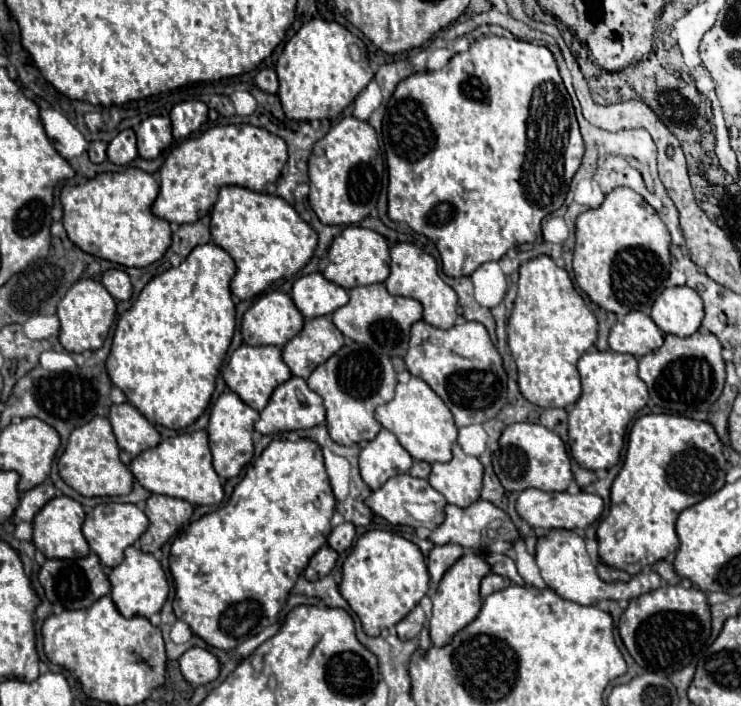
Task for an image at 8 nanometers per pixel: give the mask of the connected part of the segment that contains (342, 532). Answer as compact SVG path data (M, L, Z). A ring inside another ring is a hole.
M345 522L337 528L333 528L333 532L327 538L327 546L331 546L335 552L341 554L351 548L353 540L355 540L355 526L351 522Z

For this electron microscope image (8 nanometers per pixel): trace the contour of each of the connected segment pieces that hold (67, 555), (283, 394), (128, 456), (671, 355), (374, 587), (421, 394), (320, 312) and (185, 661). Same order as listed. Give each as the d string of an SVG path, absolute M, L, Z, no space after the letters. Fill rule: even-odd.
M57 496L49 500L41 512L33 520L33 544L37 550L41 550L47 558L61 558L61 560L71 560L71 558L83 558L89 554L89 544L81 532L85 520L83 506L69 498L69 496Z
M293 376L291 380L283 382L271 396L269 404L261 412L259 420L255 422L255 430L261 434L275 434L275 432L287 432L287 430L301 430L301 428L313 428L317 424L323 424L323 398L309 390L307 382L303 378Z
M131 402L113 404L109 412L109 422L121 448L121 460L127 466L137 454L157 446L161 440L155 426Z
M697 330L687 338L667 334L659 350L639 358L639 378L647 384L651 400L665 412L693 416L695 412L709 410L723 392L725 360L721 352L721 342L707 330Z
M387 530L365 532L343 564L343 598L359 616L365 634L379 636L381 630L399 624L427 594L429 574L417 544Z
M411 376L409 382L397 384L397 394L391 402L379 406L375 410L375 418L383 428L393 432L399 444L415 458L433 462L449 462L451 460L451 446L457 440L457 426L445 402L417 376Z
M321 272L301 276L291 290L291 298L305 318L329 316L349 302L347 290L329 282Z
M199 646L189 648L179 658L179 664L181 664L181 672L183 672L185 680L191 682L193 686L207 684L207 682L215 680L221 670L221 662L217 660L217 656L205 648L199 648Z

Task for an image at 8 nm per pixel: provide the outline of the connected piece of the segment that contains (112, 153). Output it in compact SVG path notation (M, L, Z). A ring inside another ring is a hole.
M123 130L119 132L107 146L107 158L113 164L127 166L137 156L137 144L135 144L135 132Z

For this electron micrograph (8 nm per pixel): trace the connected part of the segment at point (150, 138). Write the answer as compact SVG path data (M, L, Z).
M149 116L139 124L136 132L139 142L139 156L145 160L157 158L163 150L173 144L171 136L171 120L168 116Z

